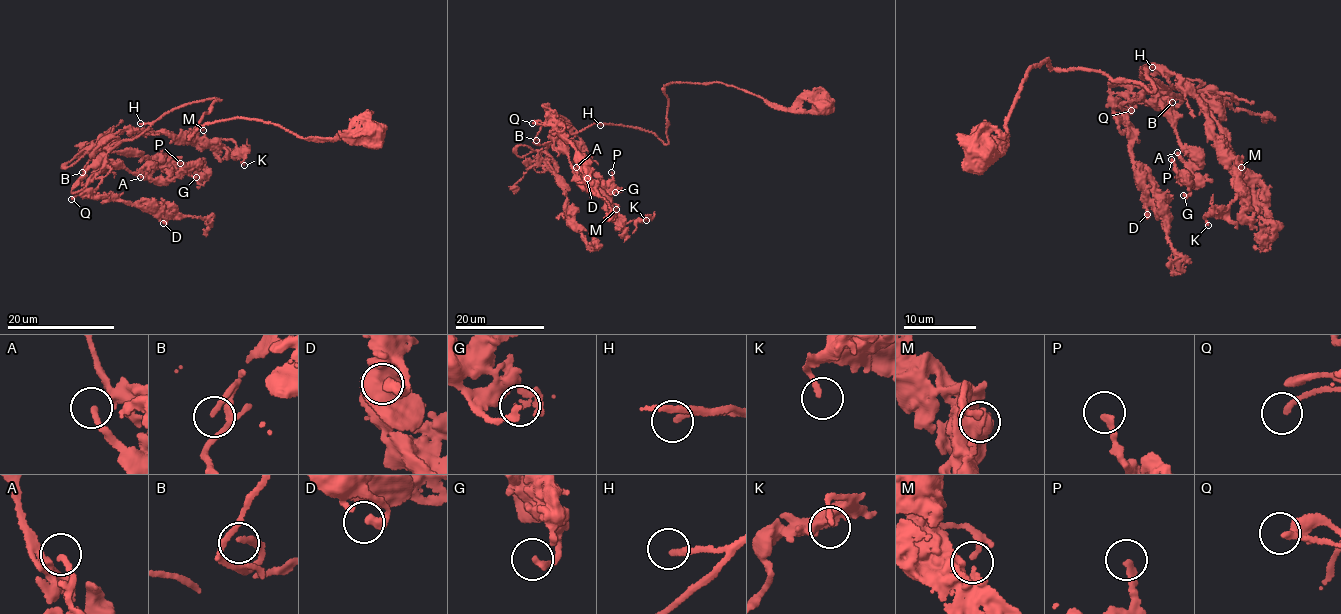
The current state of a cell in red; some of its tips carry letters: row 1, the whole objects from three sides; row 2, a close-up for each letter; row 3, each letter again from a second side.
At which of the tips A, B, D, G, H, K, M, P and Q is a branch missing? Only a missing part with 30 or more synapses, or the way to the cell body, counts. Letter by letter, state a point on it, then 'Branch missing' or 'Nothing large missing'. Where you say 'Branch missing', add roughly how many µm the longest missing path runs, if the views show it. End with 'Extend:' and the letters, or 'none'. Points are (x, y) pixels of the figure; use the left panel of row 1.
A: Place: (140, 177). Nothing large missing
B: Place: (82, 172). Nothing large missing
D: Place: (163, 223). Nothing large missing
G: Place: (196, 177). Nothing large missing
H: Place: (140, 123). Branch missing. Missing length about 60 µm
K: Place: (244, 165). Nothing large missing
M: Place: (203, 130). Nothing large missing
P: Place: (180, 163). Nothing large missing
Q: Place: (71, 199). Nothing large missing
Extend: H

